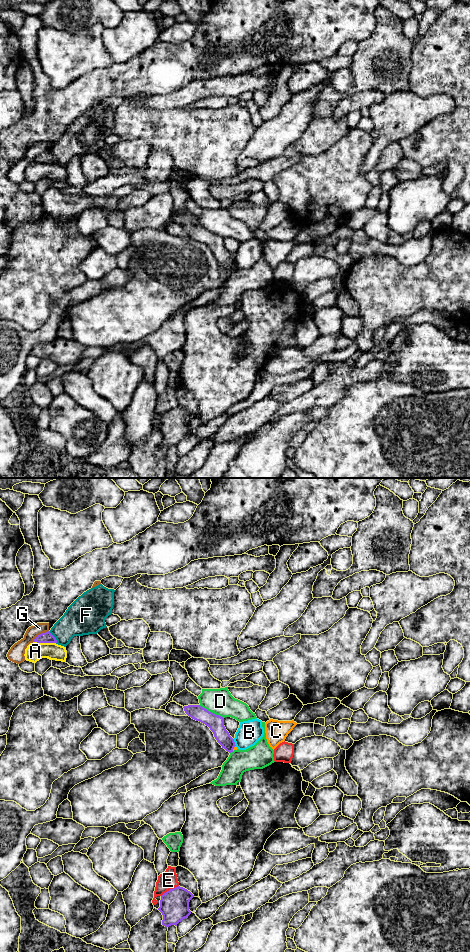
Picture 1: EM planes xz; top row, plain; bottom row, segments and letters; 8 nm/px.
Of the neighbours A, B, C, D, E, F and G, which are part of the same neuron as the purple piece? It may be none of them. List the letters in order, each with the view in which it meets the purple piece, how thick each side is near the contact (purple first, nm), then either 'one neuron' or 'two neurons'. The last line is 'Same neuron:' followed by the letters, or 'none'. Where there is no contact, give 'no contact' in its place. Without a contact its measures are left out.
A: meets purple in xz; 90 nm thick on the purple side, 150 nm on the other; two neurons
B: meets purple in xz; 130 nm thick on the purple side, 190 nm on the other; two neurons
C: meets purple in xz; 130 nm thick on the purple side, 30 nm on the other; two neurons
D: meets purple in xz; 130 nm thick on the purple side, 200 nm on the other; two neurons
E: meets purple in xz; 240 nm thick on the purple side, 150 nm on the other; two neurons
F: meets purple in xz; 90 nm thick on the purple side, 260 nm on the other; two neurons
G: meets purple in xz; 90 nm thick on the purple side, 130 nm on the other; two neurons
Same neuron: none

